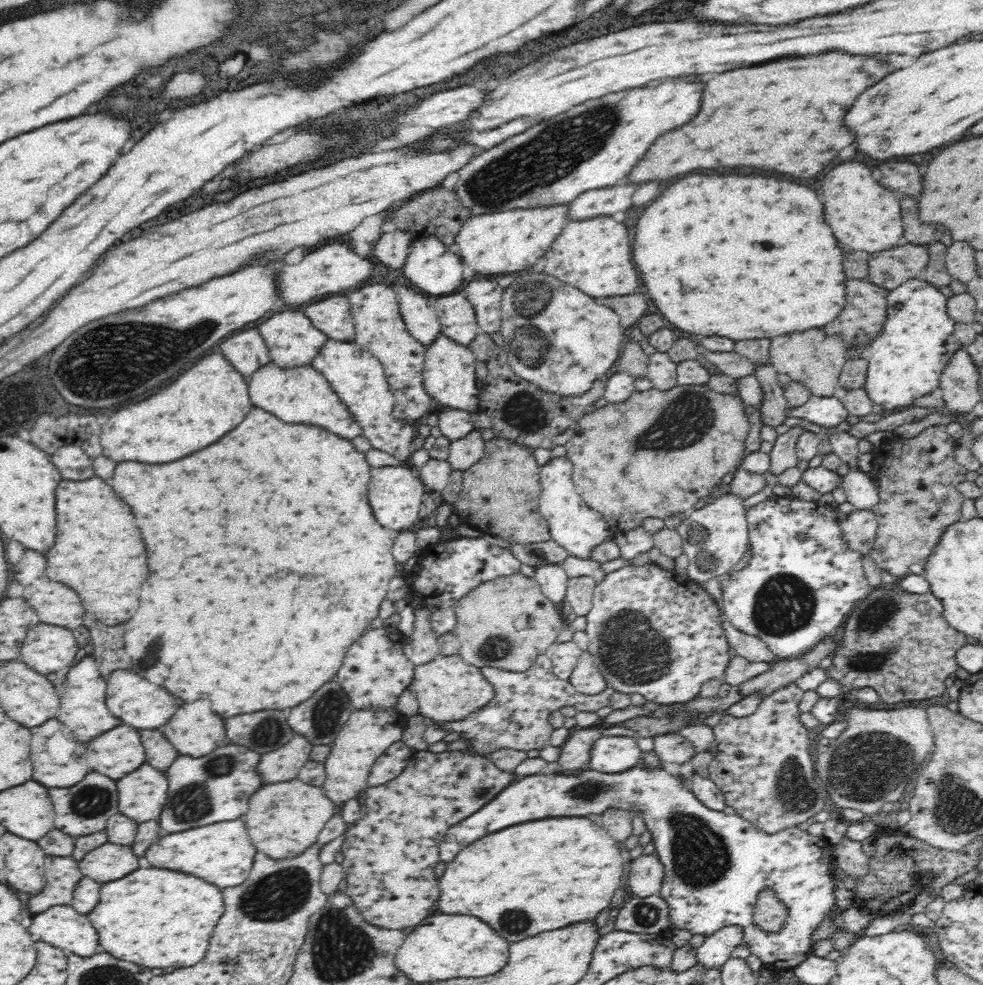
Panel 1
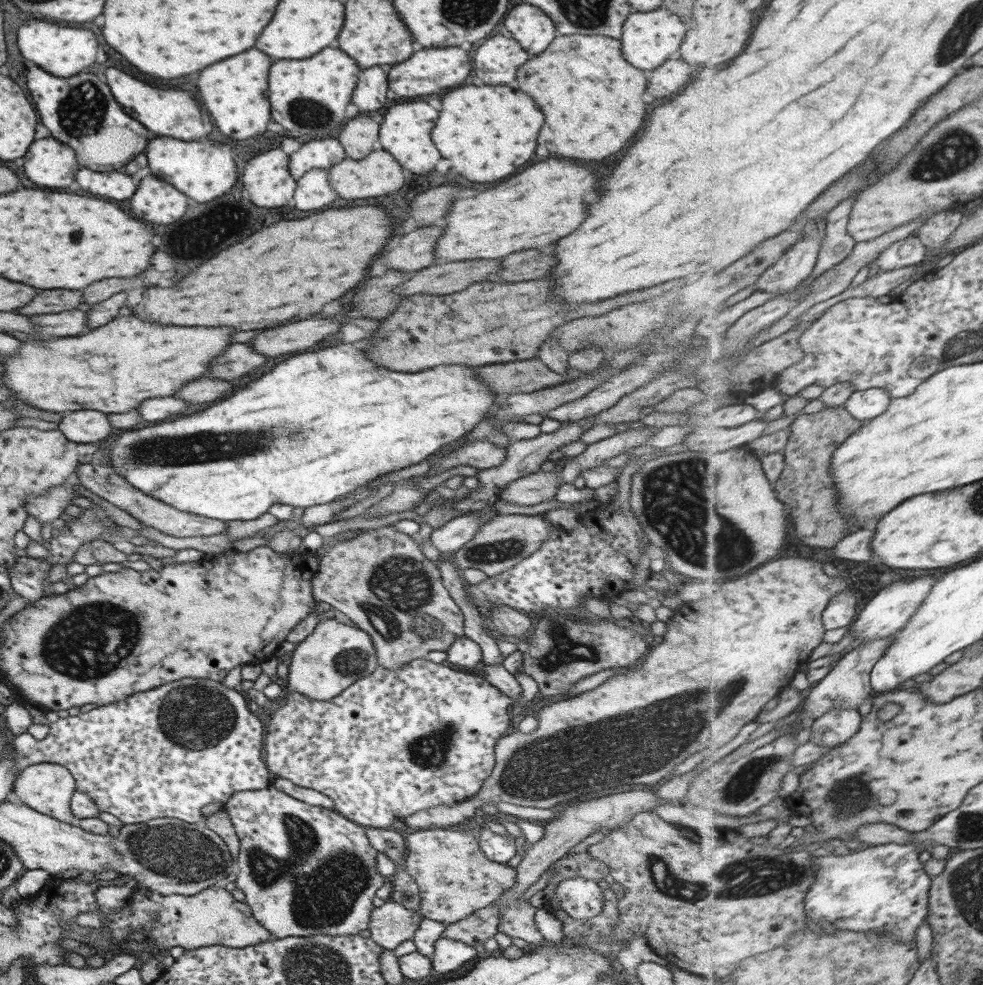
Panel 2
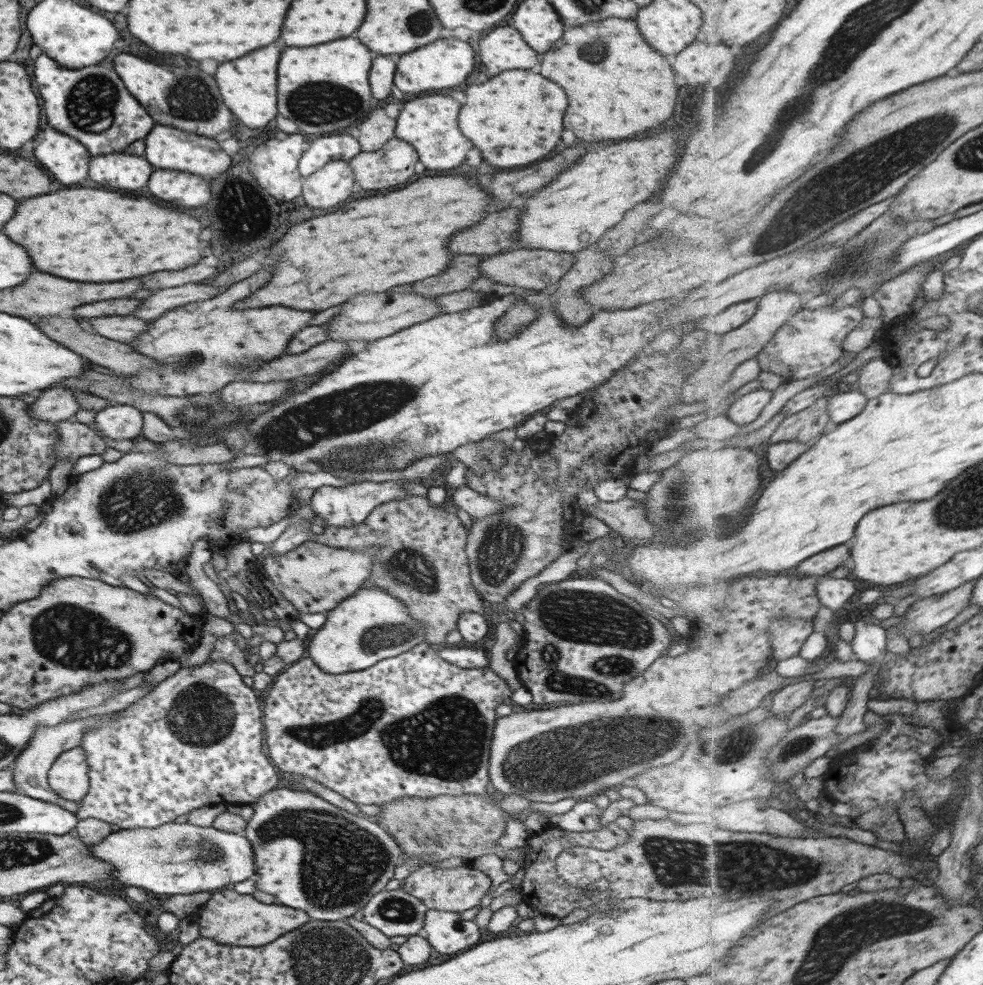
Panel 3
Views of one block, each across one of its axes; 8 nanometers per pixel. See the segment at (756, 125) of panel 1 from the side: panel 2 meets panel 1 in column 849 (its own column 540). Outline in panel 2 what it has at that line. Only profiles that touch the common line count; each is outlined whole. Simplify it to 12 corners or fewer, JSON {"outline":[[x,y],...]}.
{"outline":[[558,35],[515,80],[537,146],[601,160],[645,118],[619,40]]}

